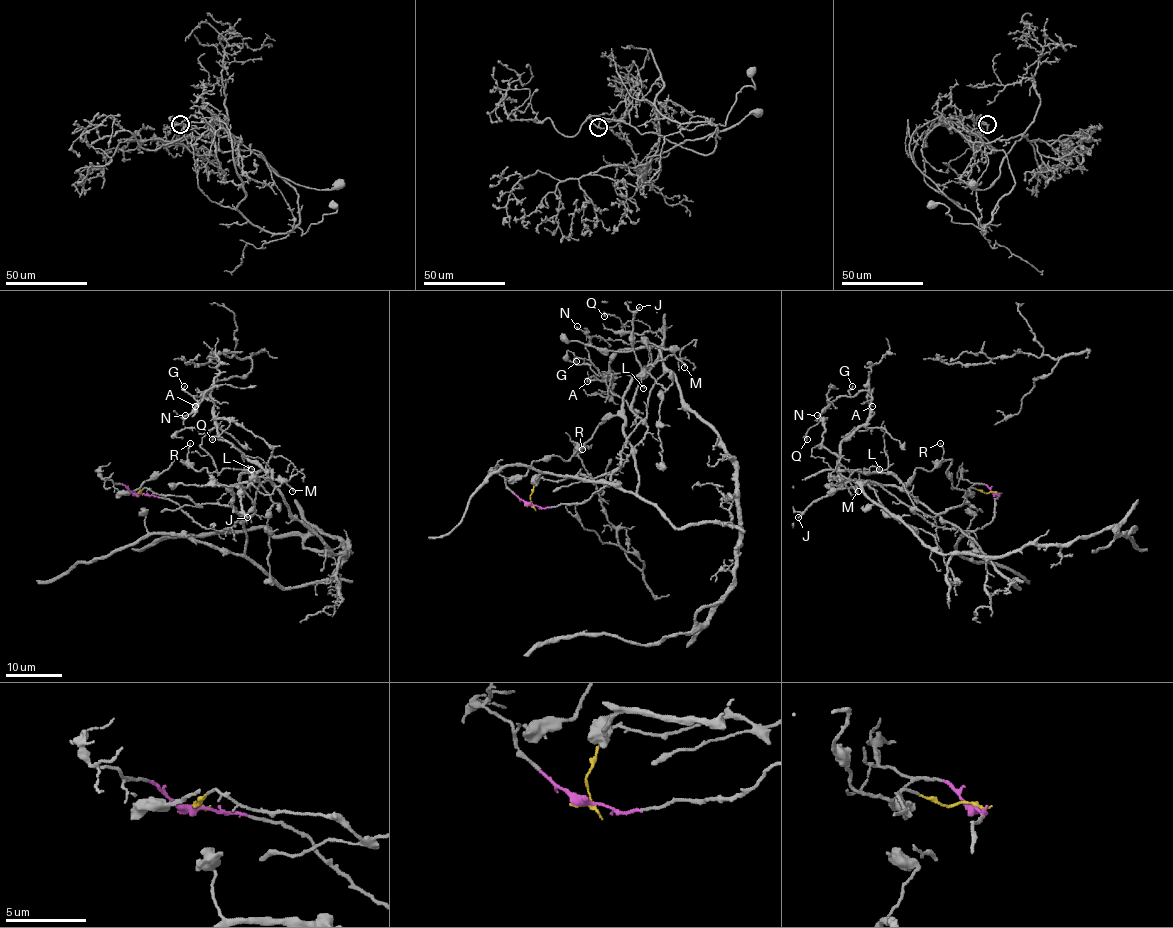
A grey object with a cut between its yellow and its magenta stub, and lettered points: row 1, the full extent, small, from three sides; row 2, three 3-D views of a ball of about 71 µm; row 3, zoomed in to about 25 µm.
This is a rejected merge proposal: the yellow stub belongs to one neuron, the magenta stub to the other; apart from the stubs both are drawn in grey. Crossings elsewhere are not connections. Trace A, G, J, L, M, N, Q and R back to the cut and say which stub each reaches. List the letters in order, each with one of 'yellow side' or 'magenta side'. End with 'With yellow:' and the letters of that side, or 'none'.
A: magenta side
G: magenta side
J: yellow side
L: yellow side
M: yellow side
N: magenta side
Q: magenta side
R: yellow side
With yellow: J, L, M, R

